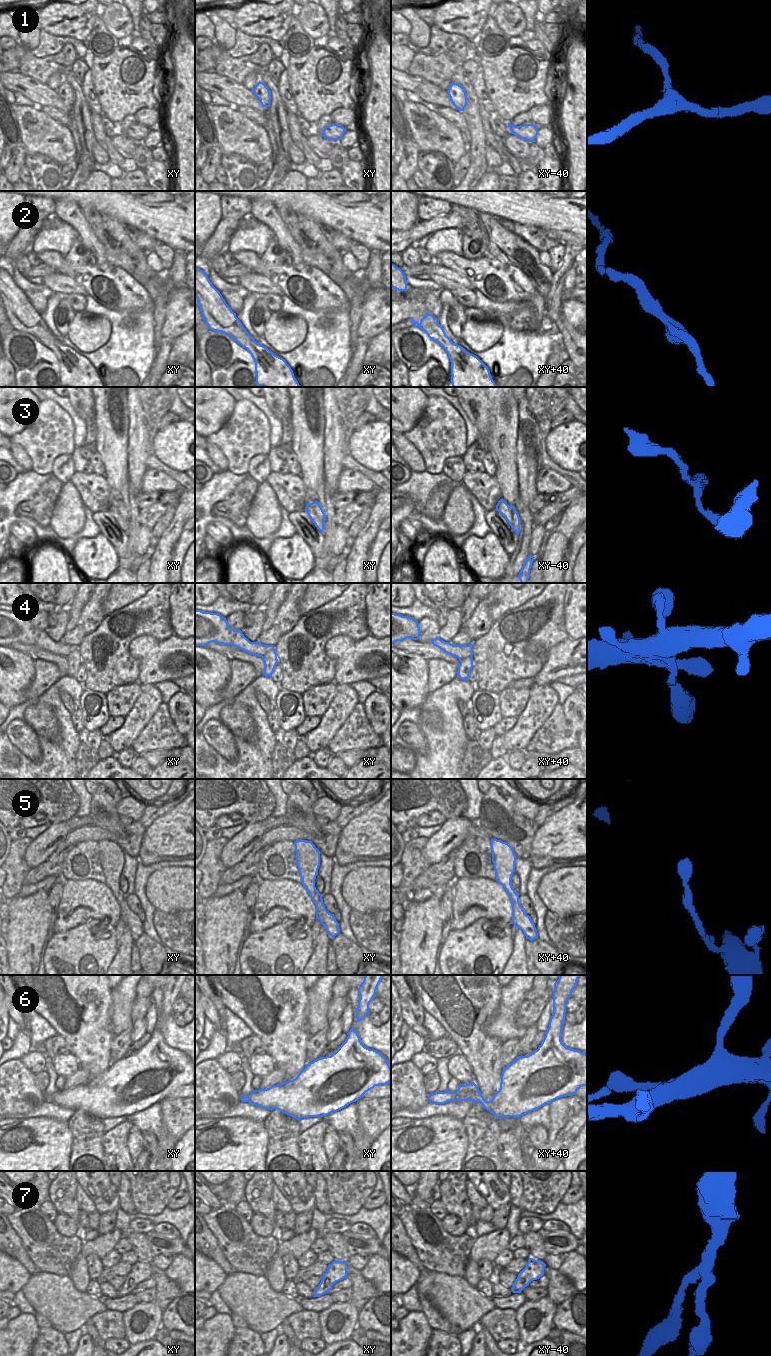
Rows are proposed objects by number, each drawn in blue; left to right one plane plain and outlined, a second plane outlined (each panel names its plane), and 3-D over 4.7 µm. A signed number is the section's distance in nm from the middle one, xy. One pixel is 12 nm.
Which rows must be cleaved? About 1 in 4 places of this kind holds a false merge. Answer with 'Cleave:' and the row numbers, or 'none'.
Cleave: 2, 3.

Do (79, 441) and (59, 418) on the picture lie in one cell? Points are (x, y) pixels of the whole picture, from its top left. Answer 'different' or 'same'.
different

